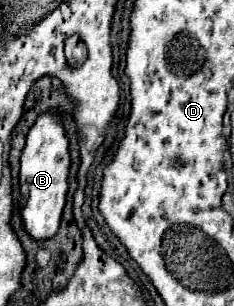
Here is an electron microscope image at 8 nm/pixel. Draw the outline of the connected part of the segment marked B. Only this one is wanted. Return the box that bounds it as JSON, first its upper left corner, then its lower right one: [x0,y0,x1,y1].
[20,110,70,240]

